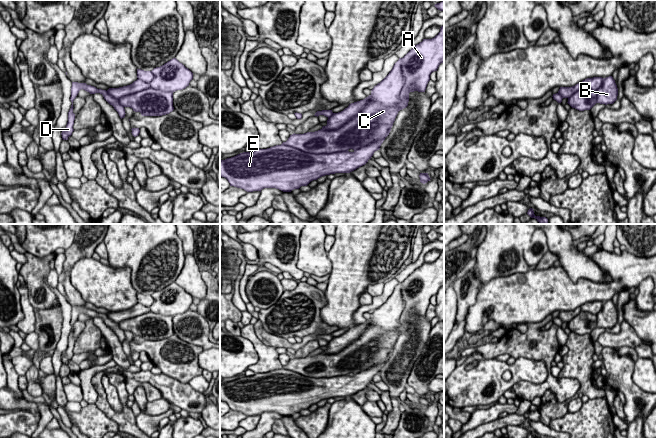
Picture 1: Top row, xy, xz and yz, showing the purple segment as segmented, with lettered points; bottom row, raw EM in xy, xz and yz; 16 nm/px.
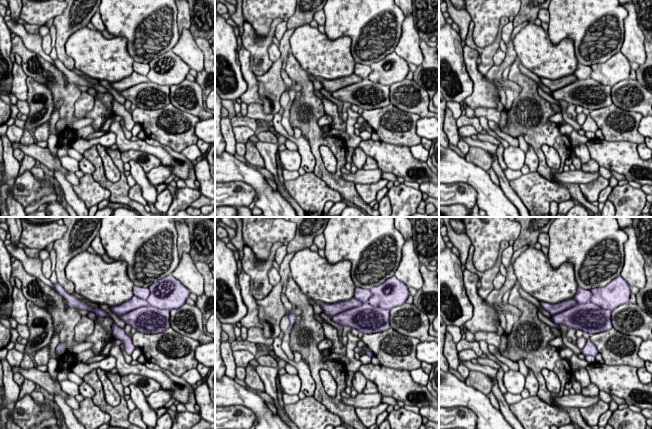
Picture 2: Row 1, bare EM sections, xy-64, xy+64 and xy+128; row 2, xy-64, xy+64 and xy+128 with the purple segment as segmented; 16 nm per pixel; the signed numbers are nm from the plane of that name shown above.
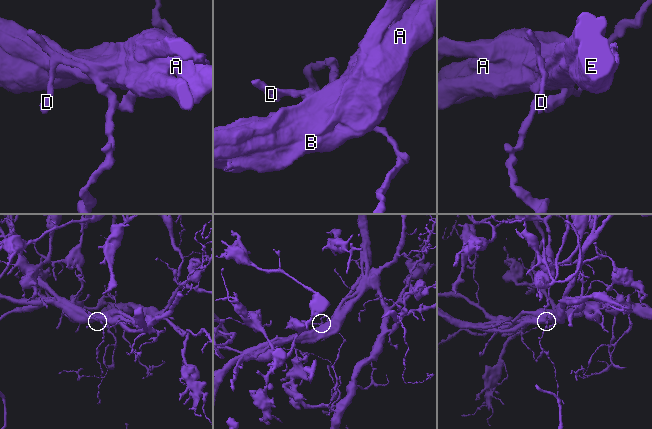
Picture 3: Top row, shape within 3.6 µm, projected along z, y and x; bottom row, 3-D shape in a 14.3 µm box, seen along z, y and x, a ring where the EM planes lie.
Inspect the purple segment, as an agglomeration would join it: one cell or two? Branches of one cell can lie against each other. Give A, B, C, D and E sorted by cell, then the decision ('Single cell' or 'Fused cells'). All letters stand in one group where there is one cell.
Groups: A B C E / D. Fused cells

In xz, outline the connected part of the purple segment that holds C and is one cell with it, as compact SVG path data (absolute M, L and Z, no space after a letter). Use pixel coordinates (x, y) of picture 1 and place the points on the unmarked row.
M441 250L440 256L434 262L423 263L403 282L399 282L389 298L374 310L368 321L334 337L328 342L326 350L315 356L294 357L281 369L220 383L220 401L226 402L230 410L247 416L261 416L264 412L291 416L322 400L356 394L365 389L374 376L380 373L398 336L408 330L409 317L425 316L431 297L437 295L443 286L444 250Z

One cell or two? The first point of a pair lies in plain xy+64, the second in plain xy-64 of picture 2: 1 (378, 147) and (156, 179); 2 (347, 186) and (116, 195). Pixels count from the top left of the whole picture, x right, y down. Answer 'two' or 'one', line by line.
1: two
2: one

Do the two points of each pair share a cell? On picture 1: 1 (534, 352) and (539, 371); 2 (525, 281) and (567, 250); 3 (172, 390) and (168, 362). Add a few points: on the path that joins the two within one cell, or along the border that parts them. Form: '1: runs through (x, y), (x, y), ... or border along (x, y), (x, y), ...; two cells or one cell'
1: border along (515, 358), (542, 360), (547, 378); two cells
2: border along (560, 265), (573, 281), (580, 278); two cells
3: border along (162, 372), (187, 383); two cells

